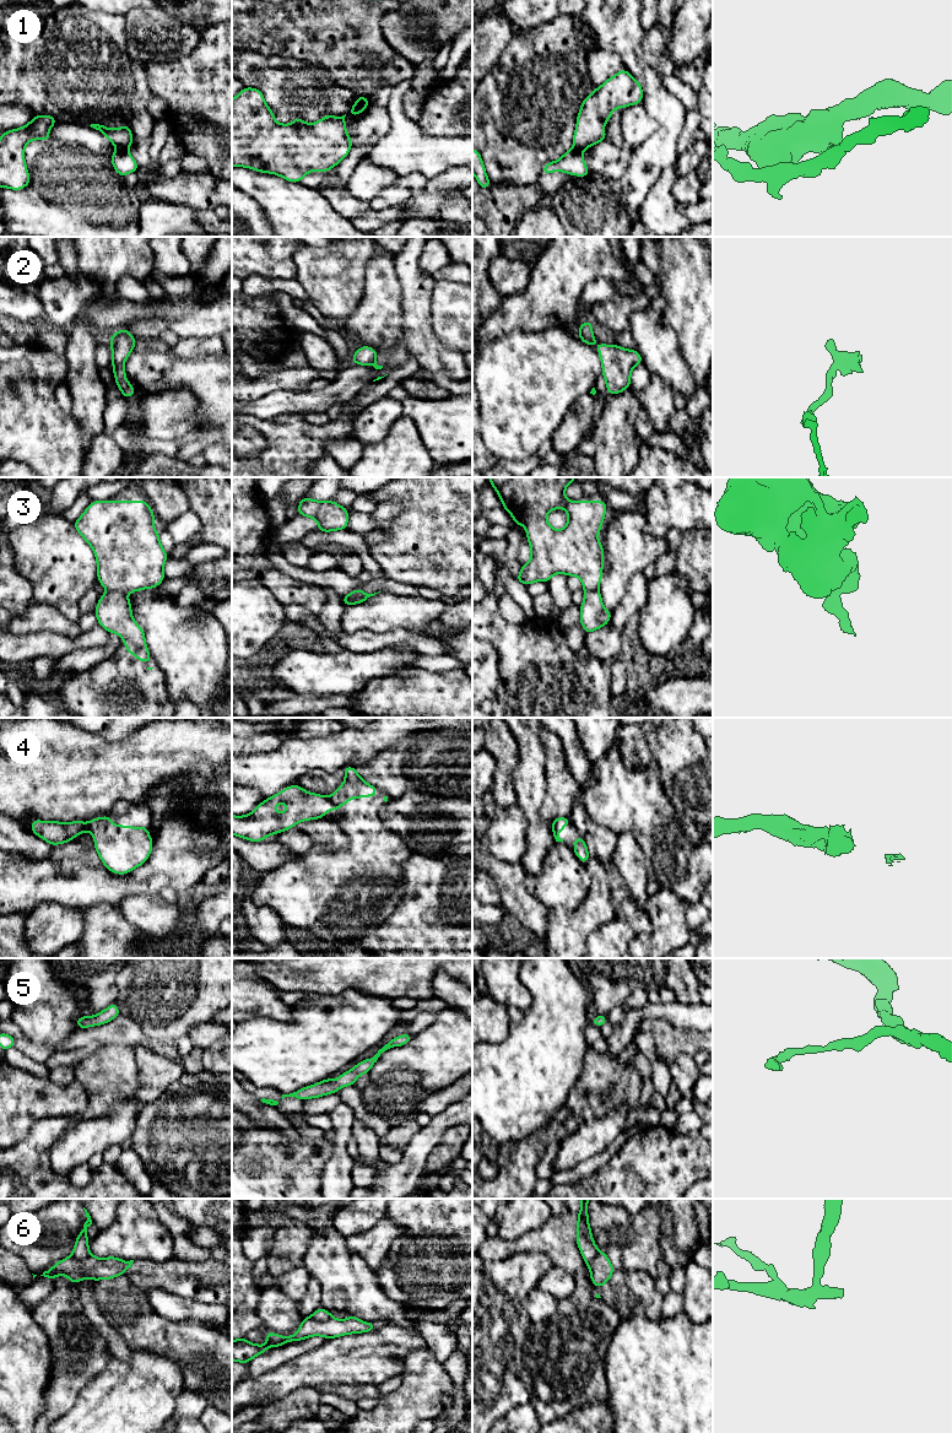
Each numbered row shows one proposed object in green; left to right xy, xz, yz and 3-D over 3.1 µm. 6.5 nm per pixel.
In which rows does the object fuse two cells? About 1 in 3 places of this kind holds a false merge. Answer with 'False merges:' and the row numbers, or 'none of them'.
False merges: 1, 2, 3, 4, 6

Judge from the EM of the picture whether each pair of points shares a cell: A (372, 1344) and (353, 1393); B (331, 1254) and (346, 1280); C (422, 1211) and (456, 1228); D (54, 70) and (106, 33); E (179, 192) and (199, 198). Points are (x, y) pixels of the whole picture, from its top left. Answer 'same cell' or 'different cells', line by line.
A: different cells
B: same cell
C: same cell
D: same cell
E: same cell

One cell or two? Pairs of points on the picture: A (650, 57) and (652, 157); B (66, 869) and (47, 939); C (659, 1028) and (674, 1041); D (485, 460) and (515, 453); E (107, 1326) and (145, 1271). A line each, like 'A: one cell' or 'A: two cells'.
A: two cells
B: two cells
C: one cell
D: two cells
E: two cells

